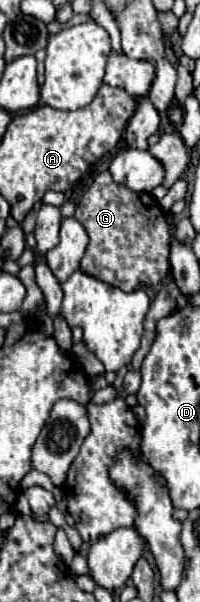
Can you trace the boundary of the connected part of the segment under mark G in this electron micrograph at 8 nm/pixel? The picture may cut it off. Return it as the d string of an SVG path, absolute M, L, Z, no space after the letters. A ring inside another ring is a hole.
M108 171L100 173L82 201L76 205L76 219L86 229L90 243L80 269L122 291L138 287L154 287L168 273L170 231L164 213L150 193L130 193L124 185L116 185Z

